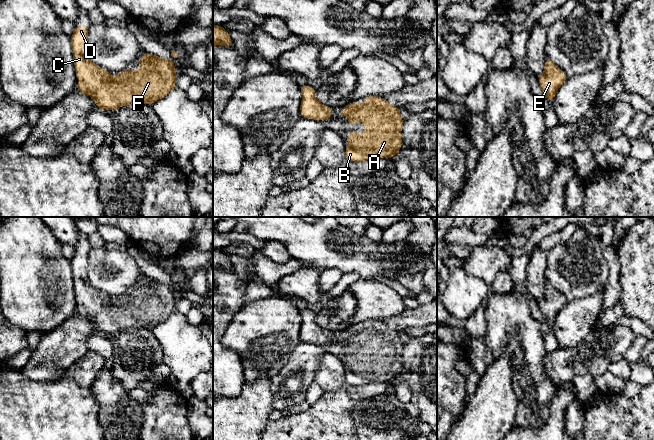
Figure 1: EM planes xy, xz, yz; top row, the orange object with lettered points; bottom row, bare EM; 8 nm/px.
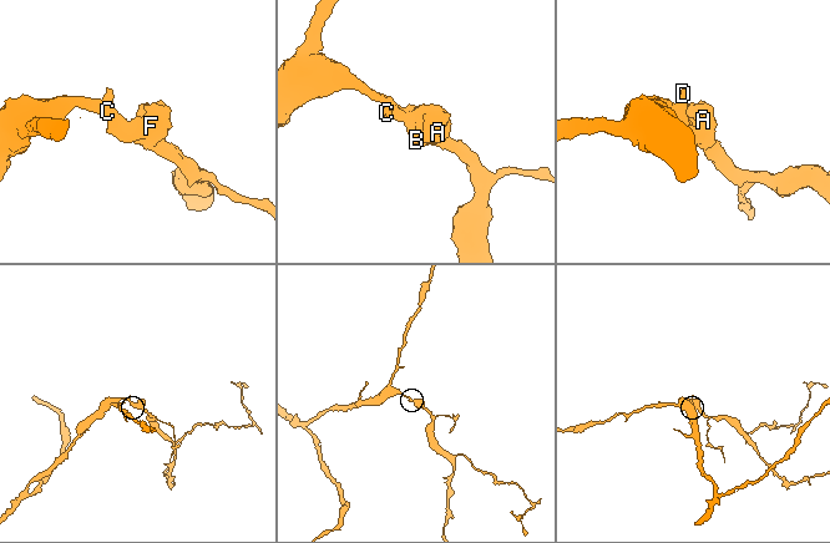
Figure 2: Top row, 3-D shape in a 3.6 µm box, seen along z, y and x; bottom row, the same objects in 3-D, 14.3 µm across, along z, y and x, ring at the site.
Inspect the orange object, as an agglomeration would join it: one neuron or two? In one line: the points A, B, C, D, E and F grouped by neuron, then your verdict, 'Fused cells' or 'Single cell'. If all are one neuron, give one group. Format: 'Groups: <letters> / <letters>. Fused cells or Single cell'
Groups: A B C D E F. Single cell

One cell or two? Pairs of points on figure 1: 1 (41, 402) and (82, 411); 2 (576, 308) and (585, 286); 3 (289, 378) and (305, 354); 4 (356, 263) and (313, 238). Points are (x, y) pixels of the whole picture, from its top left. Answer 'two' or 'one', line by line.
1: one
2: two
3: one
4: one

